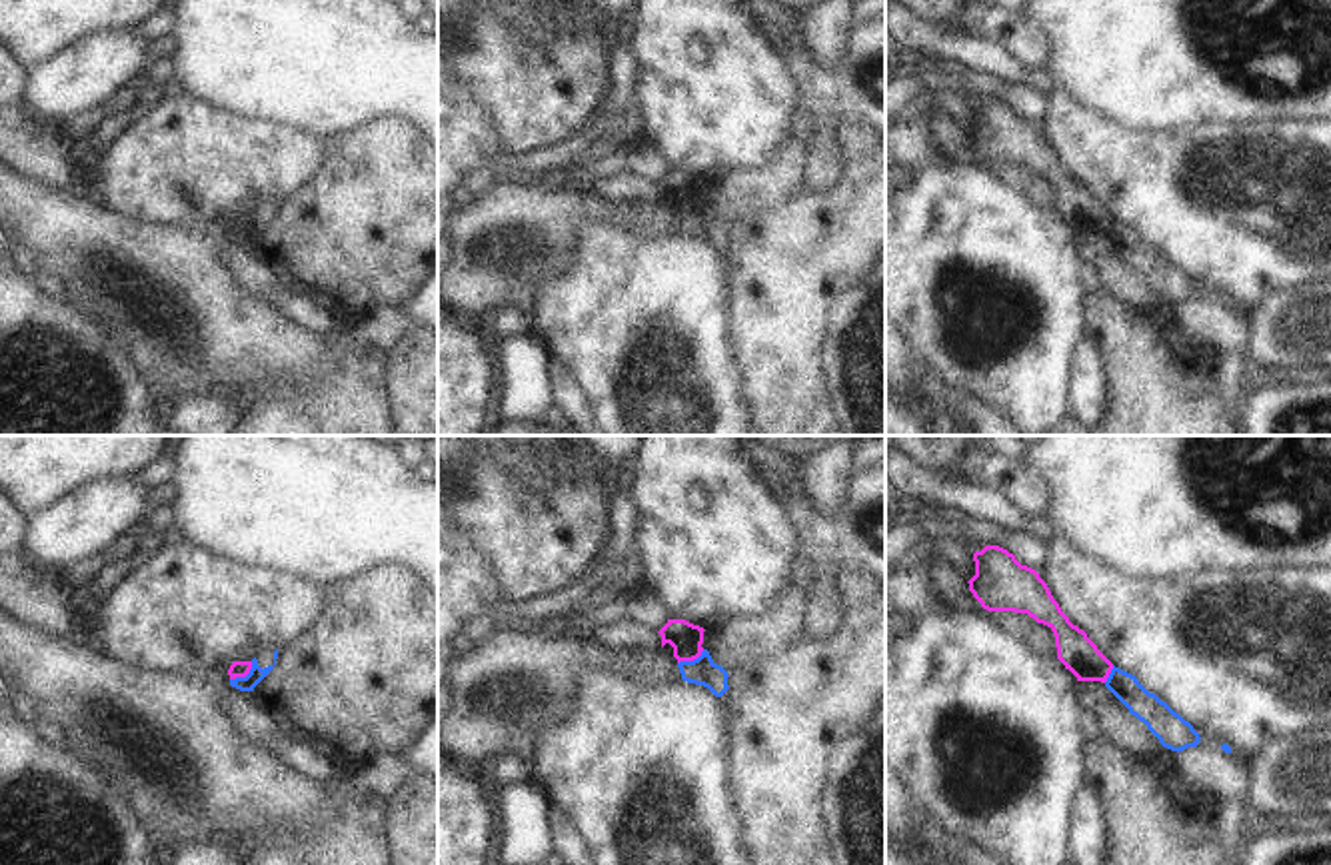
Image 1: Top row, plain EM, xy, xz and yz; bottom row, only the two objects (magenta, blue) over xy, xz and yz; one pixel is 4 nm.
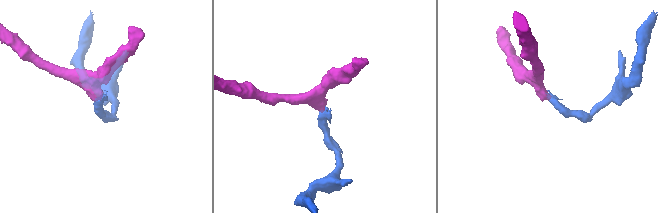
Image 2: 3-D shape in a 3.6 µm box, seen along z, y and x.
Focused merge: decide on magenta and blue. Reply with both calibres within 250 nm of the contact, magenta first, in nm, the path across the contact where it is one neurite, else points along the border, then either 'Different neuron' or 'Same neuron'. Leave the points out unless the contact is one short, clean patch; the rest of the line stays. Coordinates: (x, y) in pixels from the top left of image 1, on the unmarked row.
Thickness 60 nm (magenta) against 70 nm. Boundary: xy (252, 214), (244, 228), (230, 232). Different neuron.

